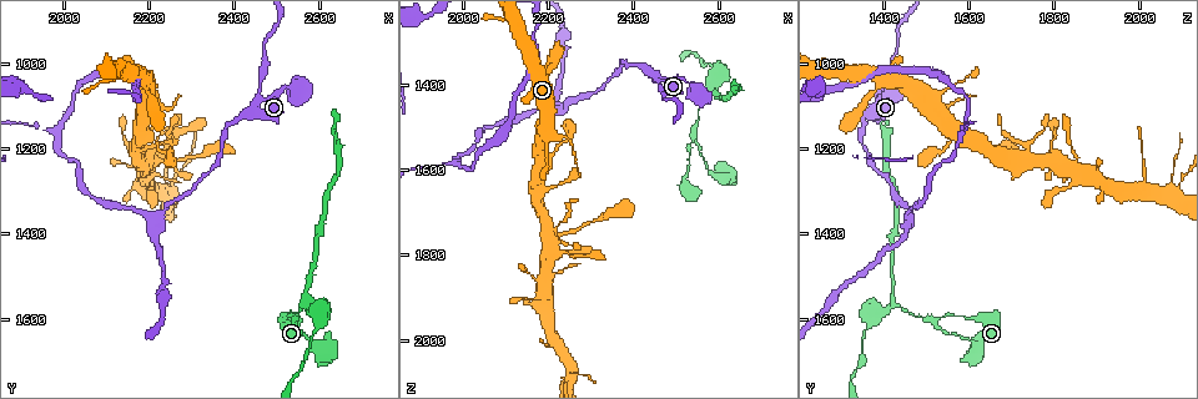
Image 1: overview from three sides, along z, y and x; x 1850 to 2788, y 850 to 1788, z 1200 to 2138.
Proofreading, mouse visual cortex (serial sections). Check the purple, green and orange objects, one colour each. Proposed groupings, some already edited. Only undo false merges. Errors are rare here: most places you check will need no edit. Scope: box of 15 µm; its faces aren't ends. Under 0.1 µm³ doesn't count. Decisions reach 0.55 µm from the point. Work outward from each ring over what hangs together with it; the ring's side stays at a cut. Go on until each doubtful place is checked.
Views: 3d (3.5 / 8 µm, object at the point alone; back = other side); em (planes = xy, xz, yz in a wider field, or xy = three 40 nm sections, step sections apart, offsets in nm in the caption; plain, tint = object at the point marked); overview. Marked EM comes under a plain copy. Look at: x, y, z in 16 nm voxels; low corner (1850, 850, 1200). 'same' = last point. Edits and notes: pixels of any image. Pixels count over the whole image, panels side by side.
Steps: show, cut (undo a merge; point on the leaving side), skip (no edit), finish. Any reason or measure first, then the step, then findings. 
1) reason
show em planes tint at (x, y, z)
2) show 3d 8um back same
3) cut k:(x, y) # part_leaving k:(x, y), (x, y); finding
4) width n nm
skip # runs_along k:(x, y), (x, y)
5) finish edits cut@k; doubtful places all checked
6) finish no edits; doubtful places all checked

two arms in line, one across
show 3d 3.5um at (2545, 1595, 1520)

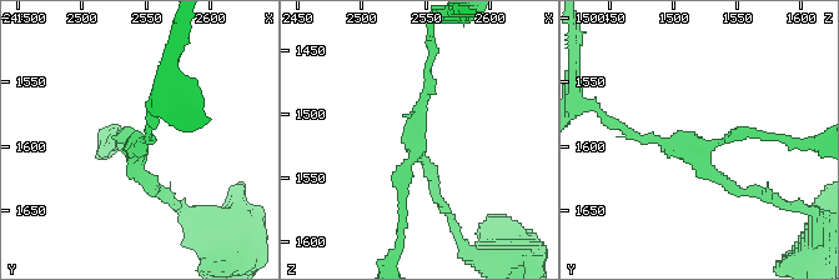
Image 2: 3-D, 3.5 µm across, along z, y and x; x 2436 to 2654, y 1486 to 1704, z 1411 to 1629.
arms 3; arm_widths 100, 150, 150 nm; shape alone is not enough
show em xy step 1 tint at (2540, 1600, 1524)

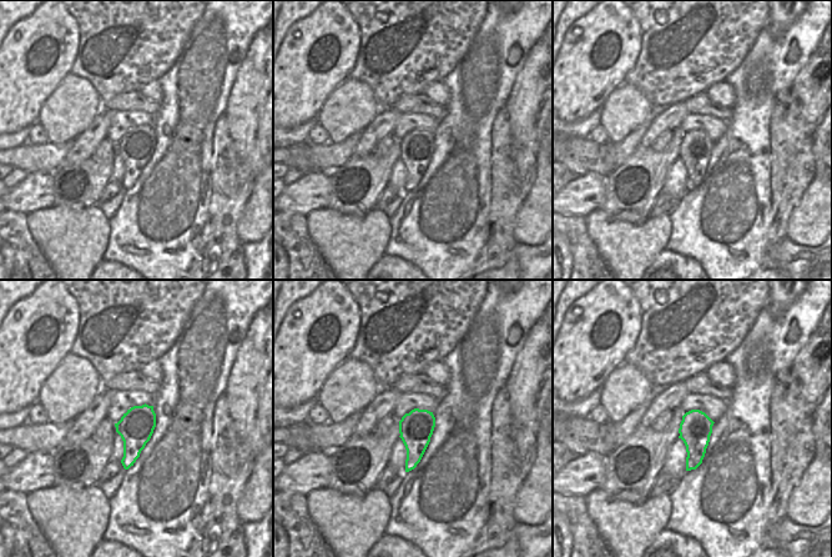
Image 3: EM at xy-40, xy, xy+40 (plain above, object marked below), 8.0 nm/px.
width 280 nm
skip # runs_along 2:(400, 221), (430, 68); continuous, no second cell

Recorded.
show 3d 8um at (2220, 1365, 1460)

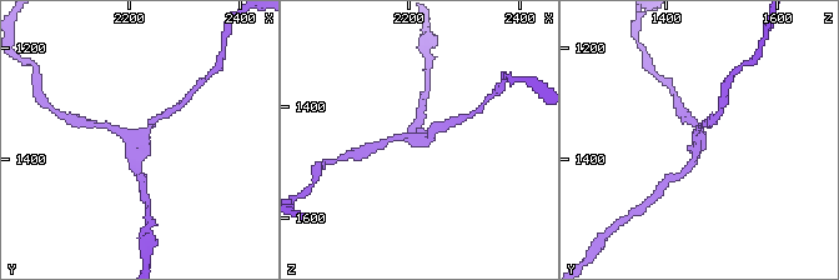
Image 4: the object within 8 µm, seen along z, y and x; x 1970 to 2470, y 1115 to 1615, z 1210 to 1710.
show em xy step 2 tint at (2220, 1365, 1460)

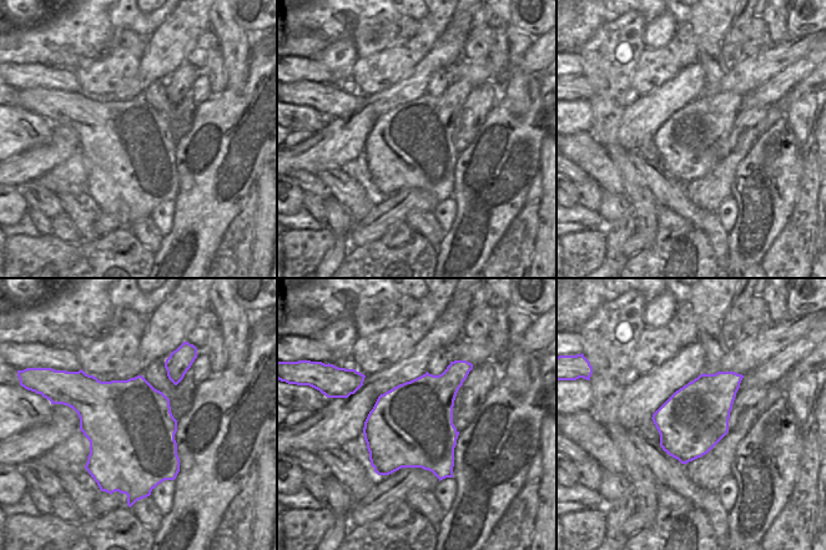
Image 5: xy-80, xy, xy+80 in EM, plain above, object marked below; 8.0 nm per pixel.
skip # runs_along 4:(441, 128), (427, 141), (387, 141); continuous, no second cell

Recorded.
narrows sharply
show 3d 3.5um at (1990, 1175, 1585)

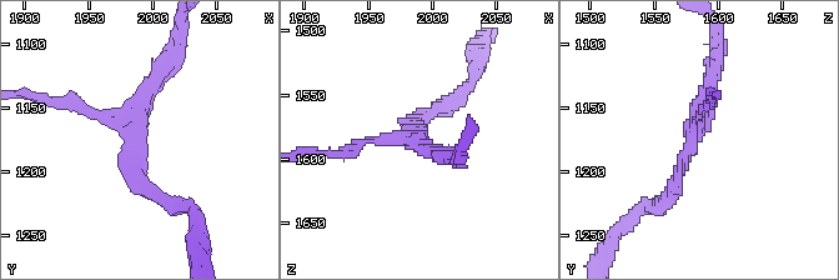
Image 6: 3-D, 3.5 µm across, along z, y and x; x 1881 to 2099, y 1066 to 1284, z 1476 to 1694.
arms 3; arm_widths 100, 200, 250 nm; need the tissue
show em planes tint at (1990, 1170, 1580)

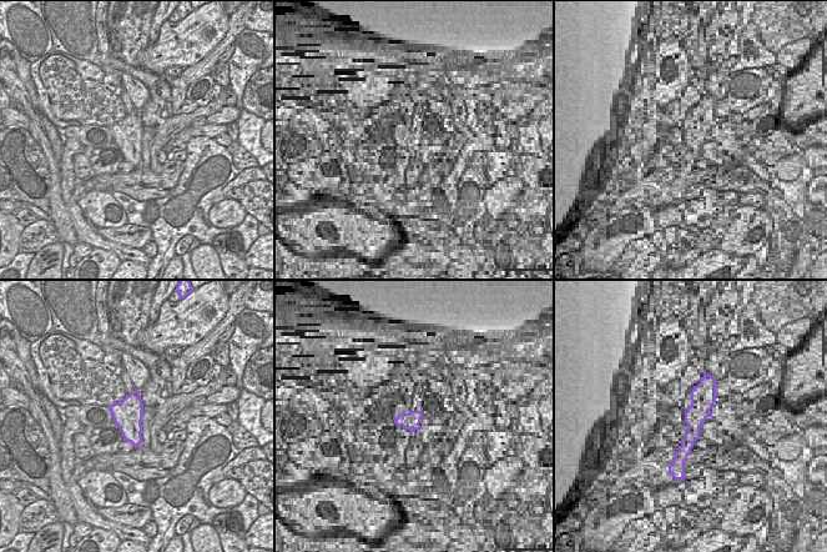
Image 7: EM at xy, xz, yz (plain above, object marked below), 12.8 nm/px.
skip # runs_along 6:(668, 198), (717, 64); one cell here

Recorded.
finish no edits; doubtful places all checked

